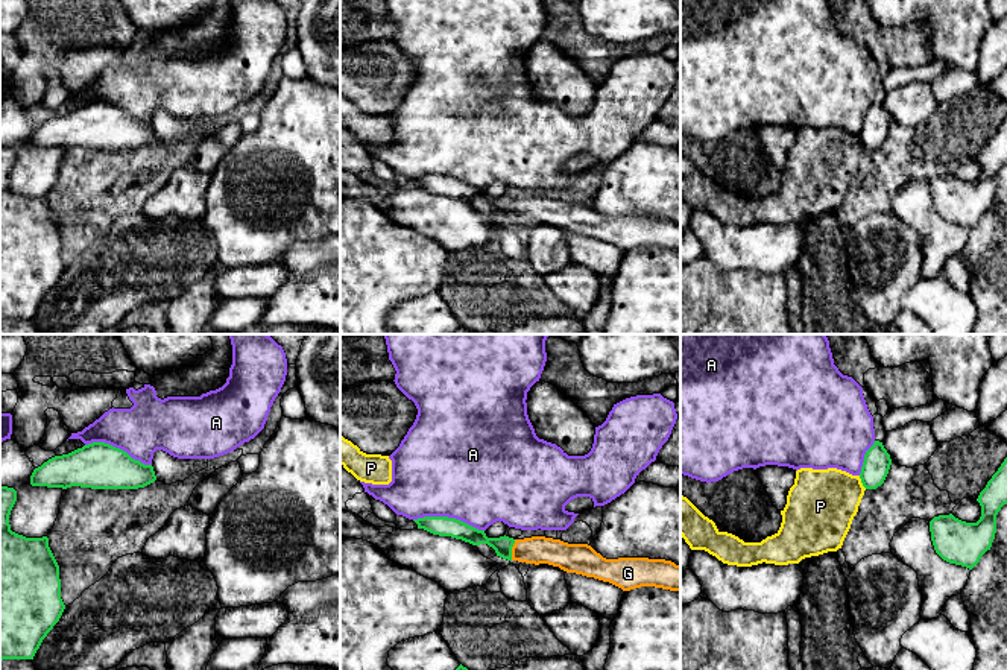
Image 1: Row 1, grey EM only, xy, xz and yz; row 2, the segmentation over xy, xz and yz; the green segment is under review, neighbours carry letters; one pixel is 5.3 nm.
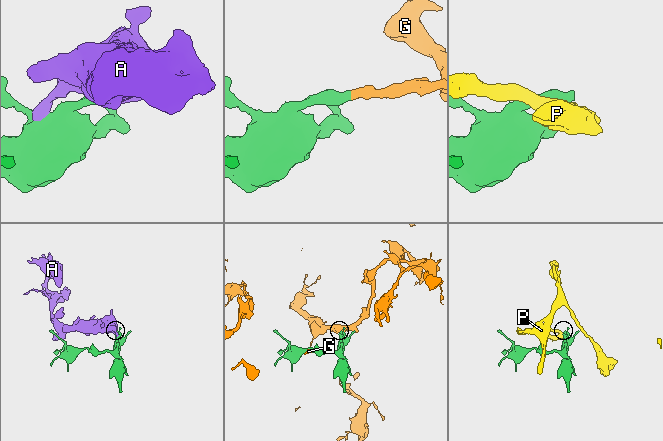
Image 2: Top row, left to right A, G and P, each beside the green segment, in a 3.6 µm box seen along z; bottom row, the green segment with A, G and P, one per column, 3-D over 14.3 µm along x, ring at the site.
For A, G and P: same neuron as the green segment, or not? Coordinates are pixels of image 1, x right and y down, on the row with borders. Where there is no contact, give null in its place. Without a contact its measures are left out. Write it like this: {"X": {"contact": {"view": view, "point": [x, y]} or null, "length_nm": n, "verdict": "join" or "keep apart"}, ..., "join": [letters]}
{"A": {"contact": {"view": "xz", "point": [447, 517]}, "length_nm": 380, "verdict": "keep apart"}, "G": {"contact": {"view": "xz", "point": [511, 550]}, "length_nm": 110, "verdict": "join"}, "P": {"contact": {"view": "yz", "point": [861, 482]}, "length_nm": 80, "verdict": "keep apart"}, "join": ["G"]}

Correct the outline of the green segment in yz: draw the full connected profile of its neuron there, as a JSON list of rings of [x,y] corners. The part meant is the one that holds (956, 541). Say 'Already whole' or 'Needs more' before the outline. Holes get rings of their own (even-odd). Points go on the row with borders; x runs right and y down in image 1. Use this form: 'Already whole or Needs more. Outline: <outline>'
Already whole. Outline: [[[1007,457],[998,471],[980,492],[977,501],[981,506],[981,517],[977,523],[966,523],[955,518],[952,514],[939,515],[930,521],[931,541],[936,553],[946,562],[972,570],[981,556],[990,550],[996,533],[996,515],[1007,504]]]

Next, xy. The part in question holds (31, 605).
Already whole. Outline: [[[0,486],[0,661],[33,659],[65,609],[59,565],[49,547],[49,538],[26,538],[11,530],[9,515],[15,501],[17,491]]]

